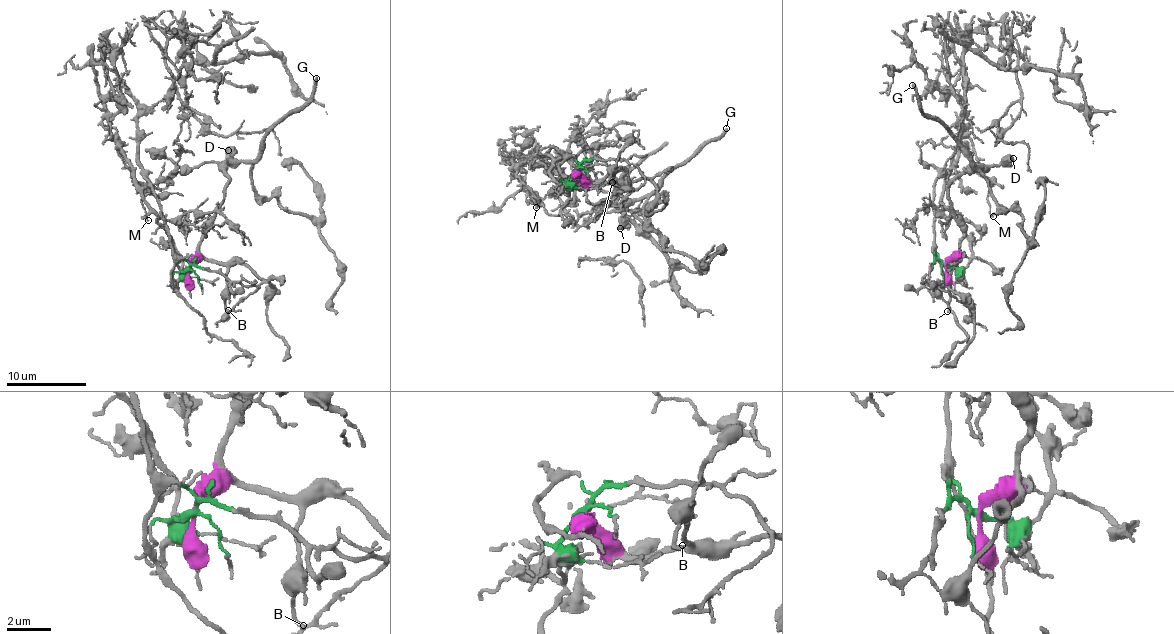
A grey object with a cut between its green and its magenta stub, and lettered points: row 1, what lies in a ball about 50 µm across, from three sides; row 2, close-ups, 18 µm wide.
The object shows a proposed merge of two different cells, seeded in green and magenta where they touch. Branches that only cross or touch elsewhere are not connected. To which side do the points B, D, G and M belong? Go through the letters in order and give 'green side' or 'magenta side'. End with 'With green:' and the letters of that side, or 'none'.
B: magenta side
D: magenta side
G: magenta side
M: green side
With green: M

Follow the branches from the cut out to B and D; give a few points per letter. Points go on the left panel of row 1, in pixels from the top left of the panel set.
B: (188, 269), (204, 258), (222, 262), (227, 269), (225, 305), (229, 311)
D: (188, 269), (204, 235), (204, 225), (223, 199), (226, 164), (232, 159), (227, 149)

